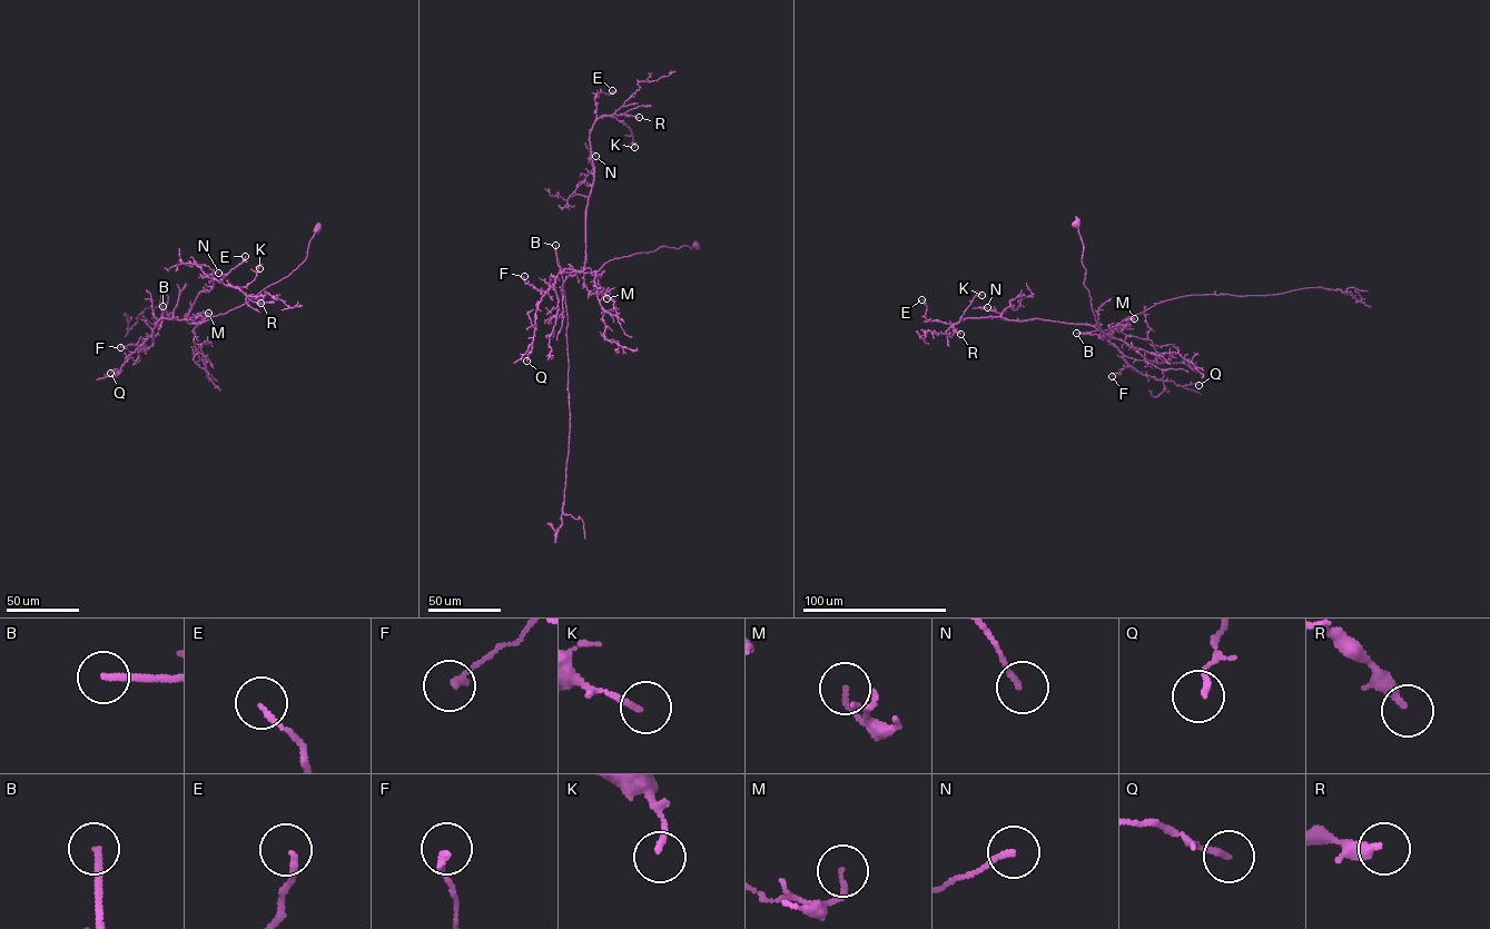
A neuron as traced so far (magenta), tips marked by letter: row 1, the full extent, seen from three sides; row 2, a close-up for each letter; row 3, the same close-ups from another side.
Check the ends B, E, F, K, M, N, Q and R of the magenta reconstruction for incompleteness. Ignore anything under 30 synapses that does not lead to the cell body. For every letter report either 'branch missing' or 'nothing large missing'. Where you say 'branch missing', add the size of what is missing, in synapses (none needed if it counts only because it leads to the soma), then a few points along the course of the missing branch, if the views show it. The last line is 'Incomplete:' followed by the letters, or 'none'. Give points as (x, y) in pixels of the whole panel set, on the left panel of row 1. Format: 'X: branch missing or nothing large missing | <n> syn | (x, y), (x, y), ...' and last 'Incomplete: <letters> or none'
B: nothing large missing
E: nothing large missing
F: nothing large missing
K: nothing large missing
M: nothing large missing
N: nothing large missing
Q: nothing large missing
R: nothing large missing
Incomplete: none

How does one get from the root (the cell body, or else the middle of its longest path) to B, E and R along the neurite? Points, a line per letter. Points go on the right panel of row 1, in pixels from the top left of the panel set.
B: (1075, 224), (1083, 246), (1083, 284), (1096, 324), (1109, 337), (1098, 330), (1076, 333)
E: (1075, 224), (1083, 246), (1083, 284), (1096, 324), (1109, 337), (1089, 325), (1038, 318), (928, 320), (921, 299)
R: (1075, 224), (1083, 284), (1109, 337), (1087, 325), (995, 316), (964, 318), (951, 326), (960, 334)

